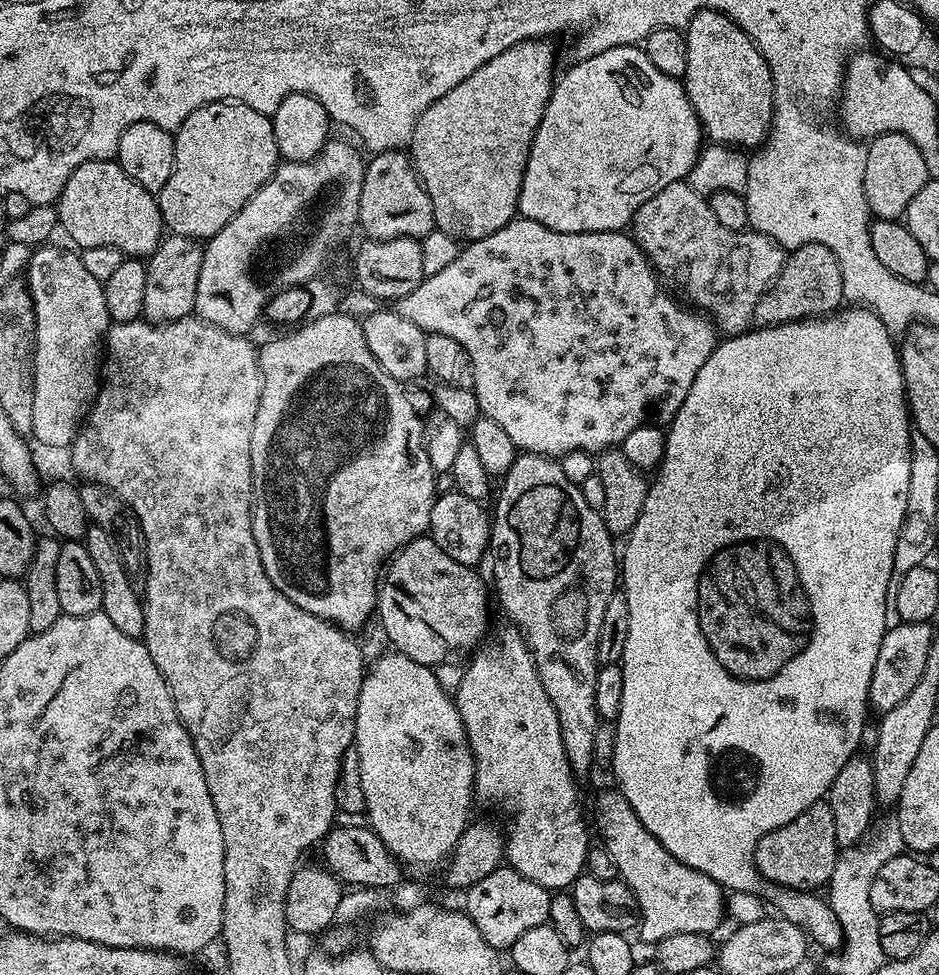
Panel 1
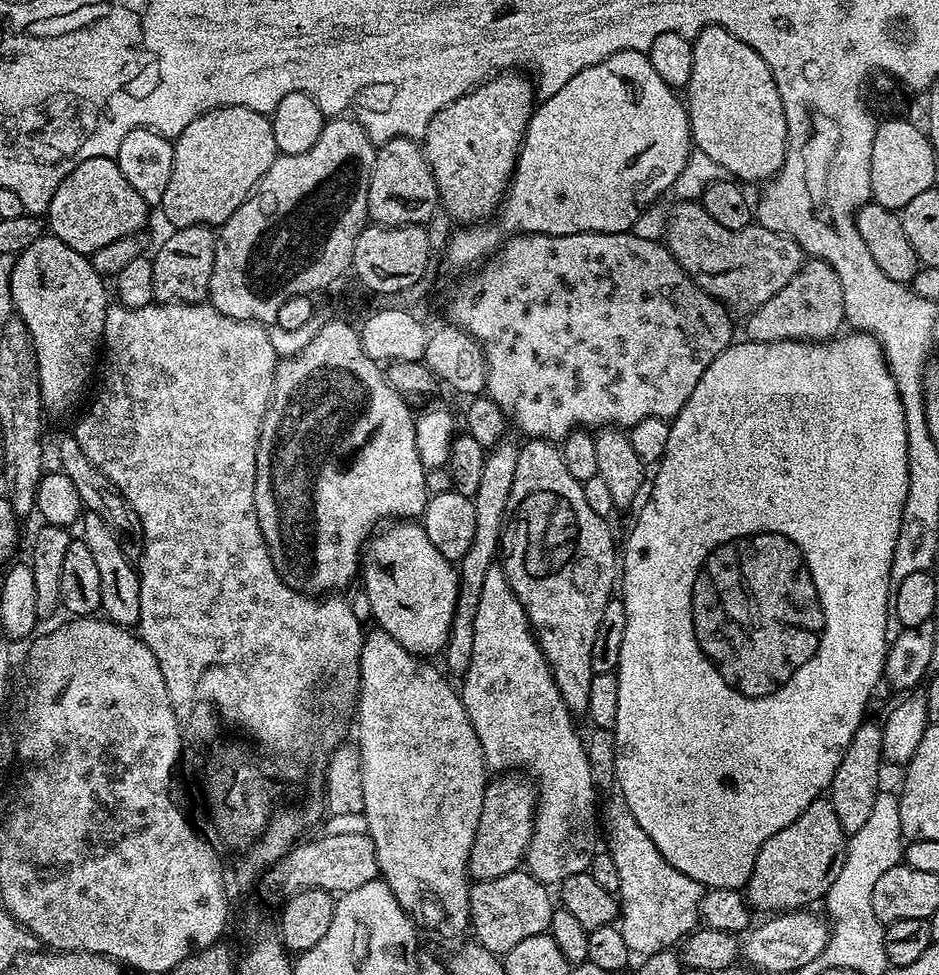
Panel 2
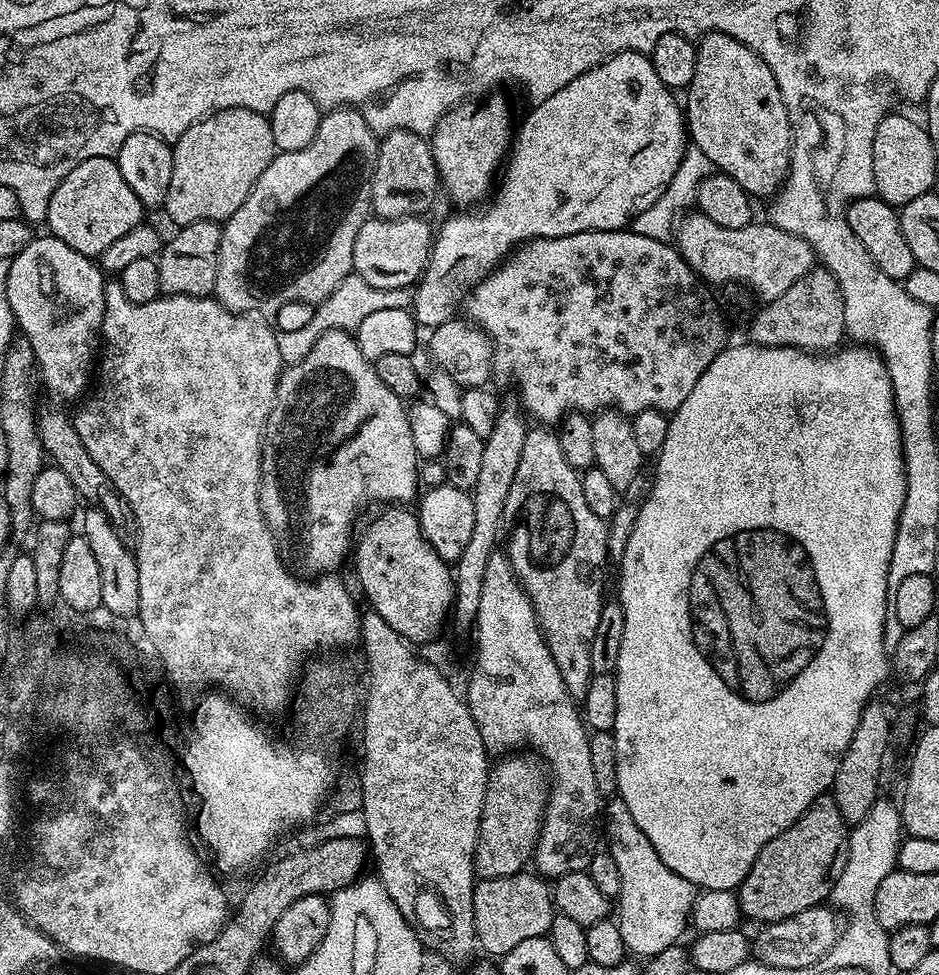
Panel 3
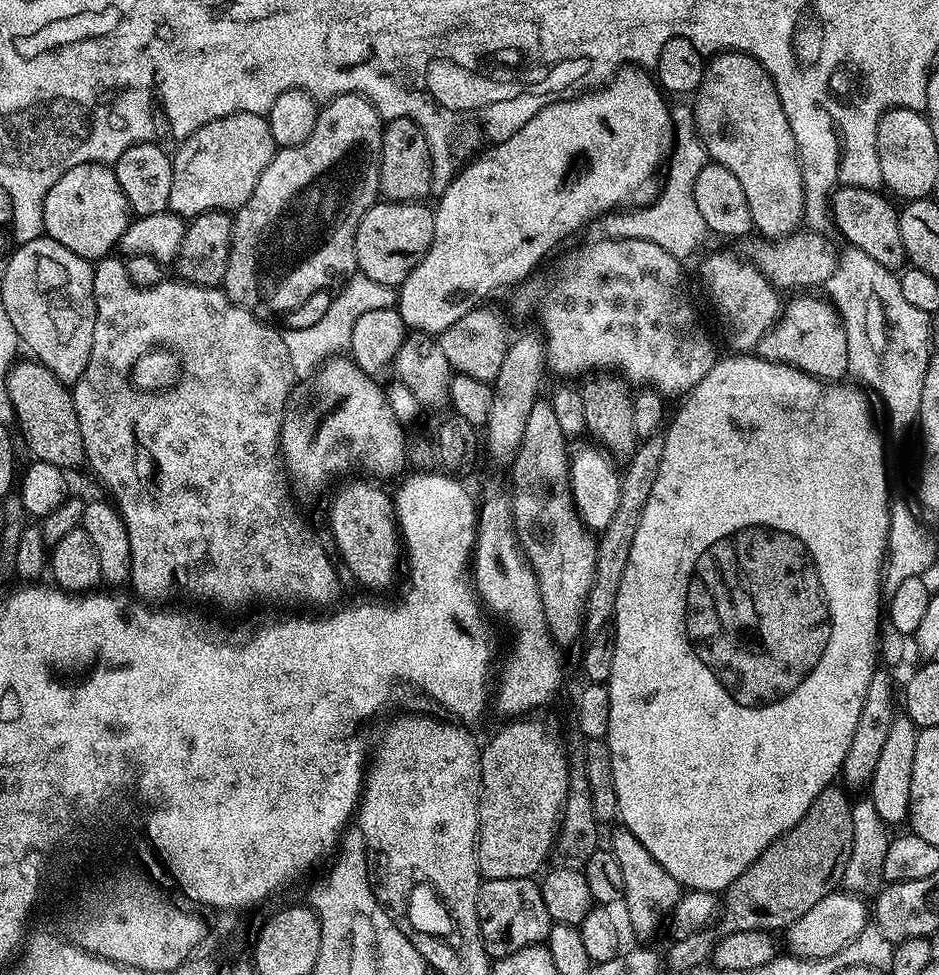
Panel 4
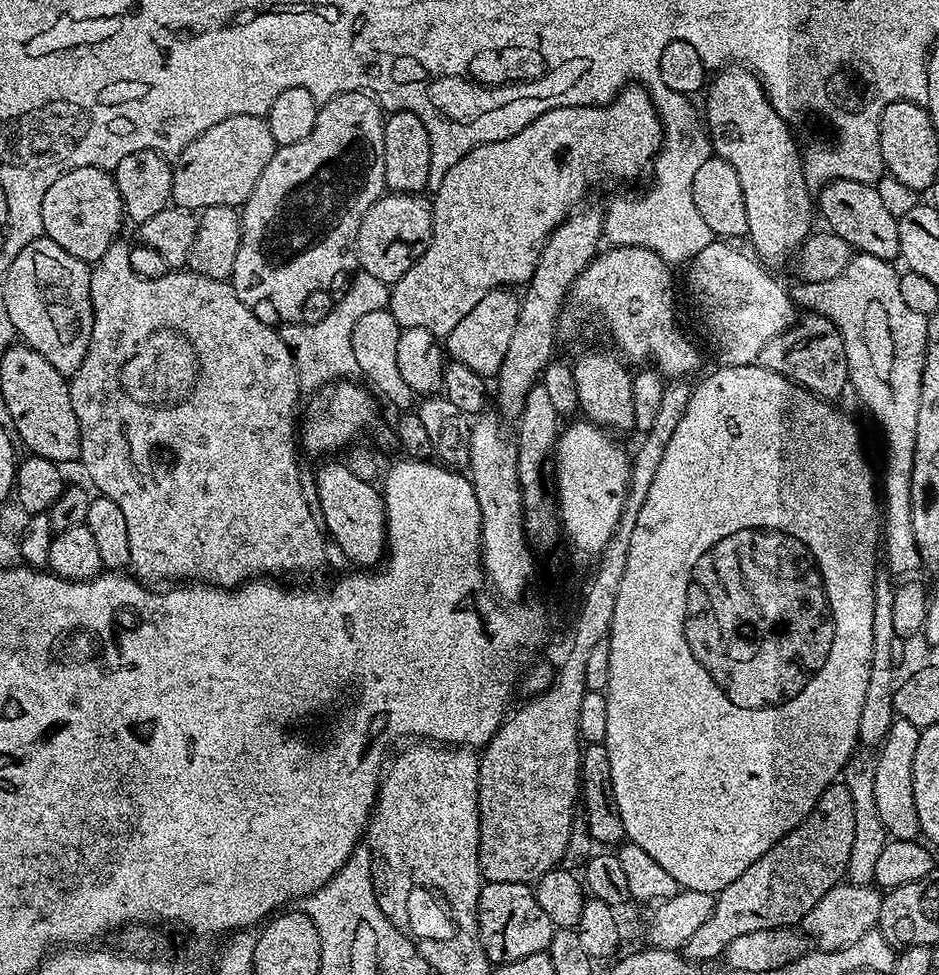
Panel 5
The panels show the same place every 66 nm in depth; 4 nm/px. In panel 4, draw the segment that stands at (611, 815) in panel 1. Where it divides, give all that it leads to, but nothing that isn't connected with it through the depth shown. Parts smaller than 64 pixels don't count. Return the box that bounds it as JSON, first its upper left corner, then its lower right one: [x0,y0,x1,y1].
[610,827,682,940]

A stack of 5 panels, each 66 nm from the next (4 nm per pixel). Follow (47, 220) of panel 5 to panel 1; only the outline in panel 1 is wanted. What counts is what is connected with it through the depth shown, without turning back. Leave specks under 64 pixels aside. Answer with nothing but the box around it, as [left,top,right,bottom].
[58,159,166,258]

